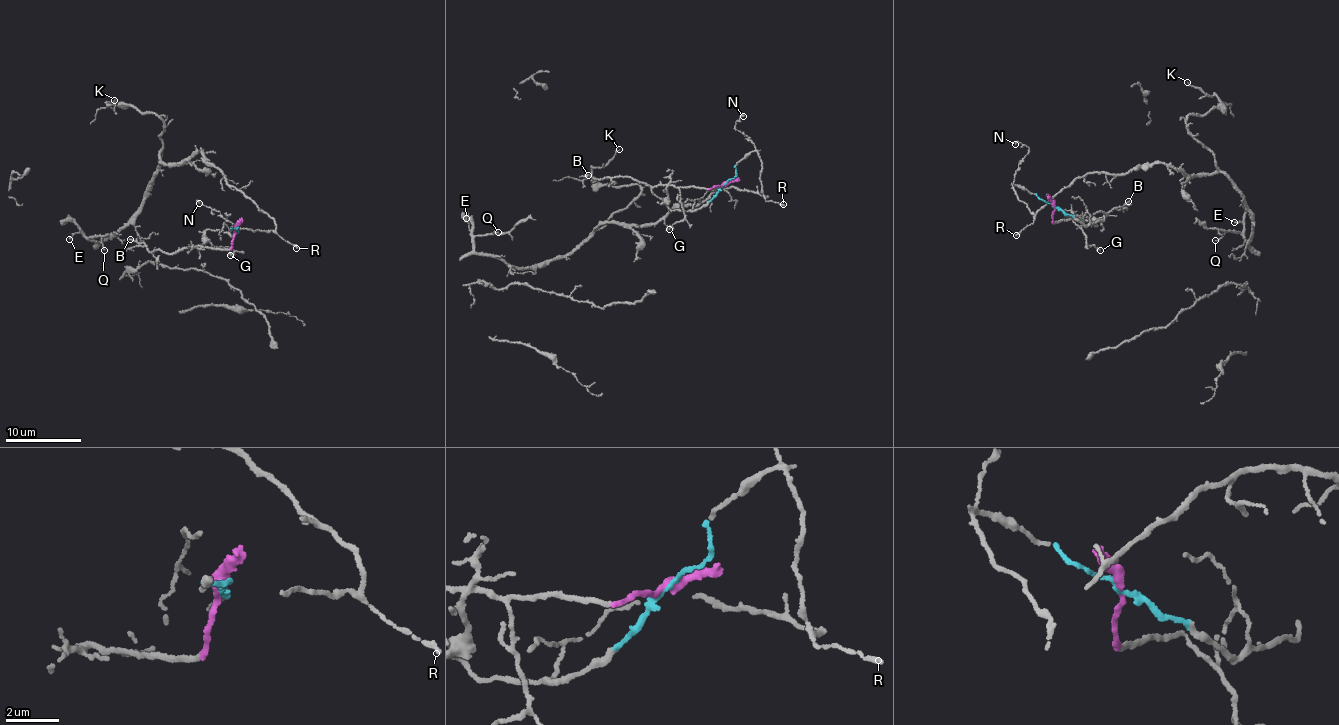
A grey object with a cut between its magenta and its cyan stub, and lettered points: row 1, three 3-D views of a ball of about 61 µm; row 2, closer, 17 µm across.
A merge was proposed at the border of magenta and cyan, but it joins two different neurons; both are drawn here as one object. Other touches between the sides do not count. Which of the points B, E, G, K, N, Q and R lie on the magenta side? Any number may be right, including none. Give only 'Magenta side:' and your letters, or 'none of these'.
Magenta side: B, G

